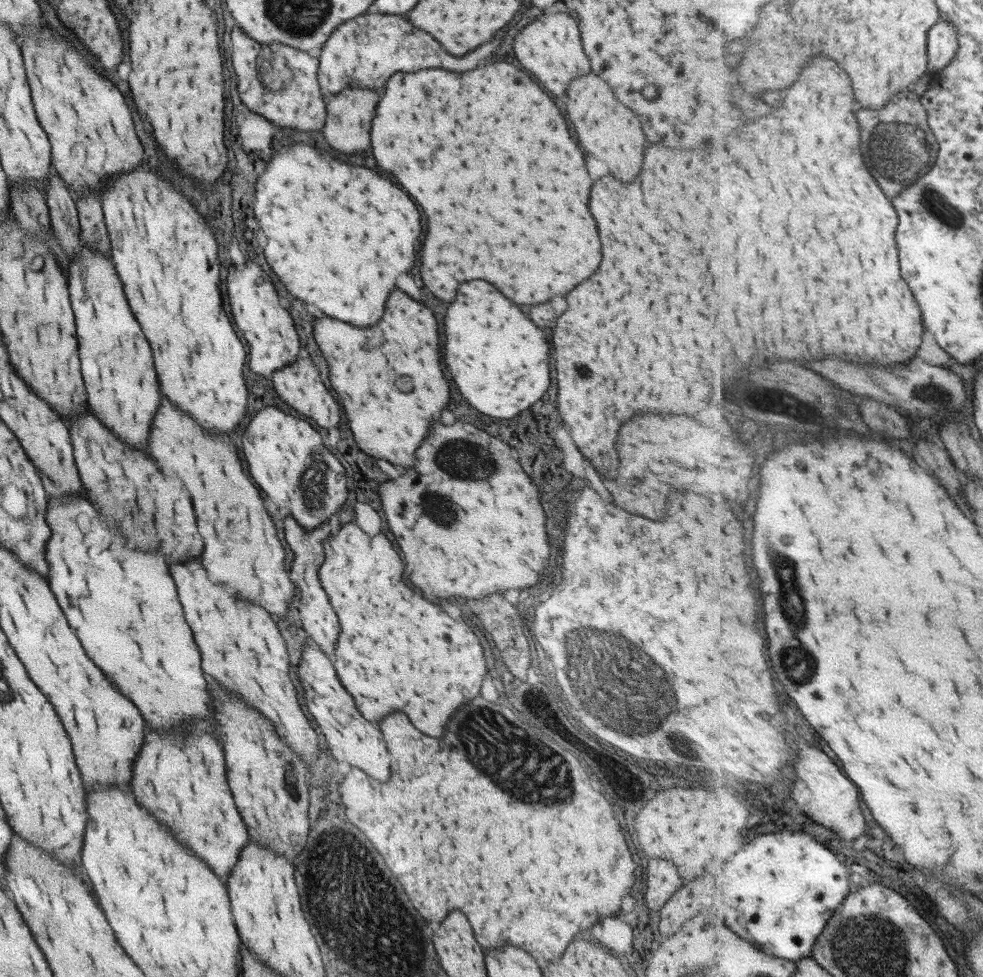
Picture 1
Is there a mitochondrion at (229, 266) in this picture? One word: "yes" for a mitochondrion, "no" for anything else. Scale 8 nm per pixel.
no

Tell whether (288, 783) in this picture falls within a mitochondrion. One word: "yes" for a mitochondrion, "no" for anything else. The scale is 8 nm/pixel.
yes

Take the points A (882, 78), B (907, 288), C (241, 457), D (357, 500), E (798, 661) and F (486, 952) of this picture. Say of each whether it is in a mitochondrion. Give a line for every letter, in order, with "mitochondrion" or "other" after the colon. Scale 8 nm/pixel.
A: other
B: other
C: other
D: other
E: mitochondrion
F: other

